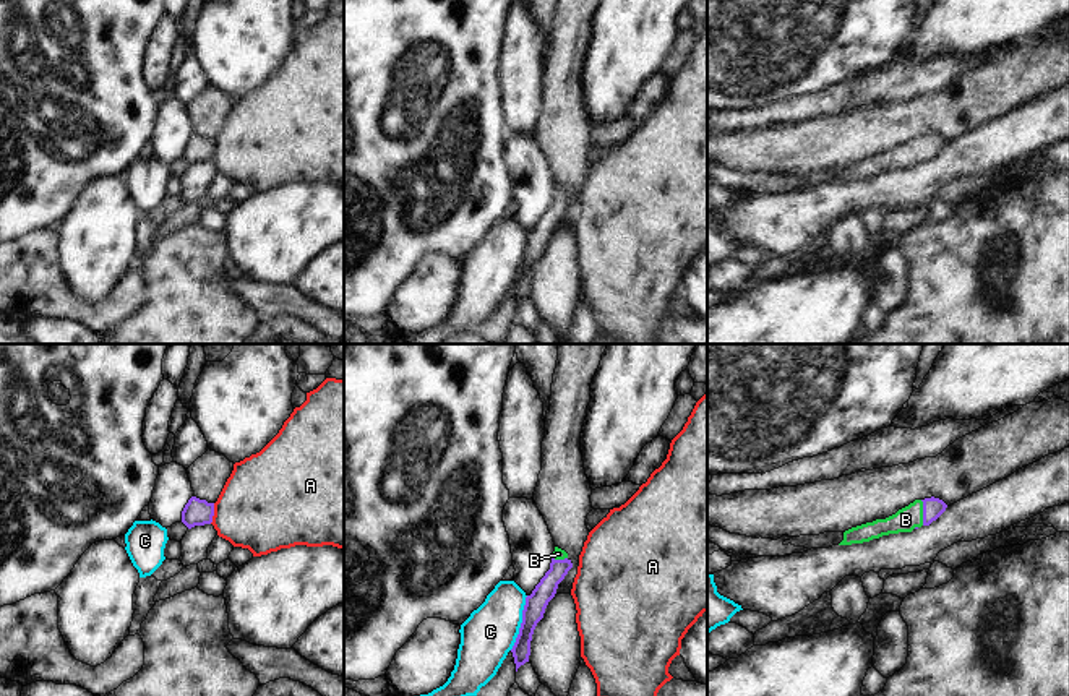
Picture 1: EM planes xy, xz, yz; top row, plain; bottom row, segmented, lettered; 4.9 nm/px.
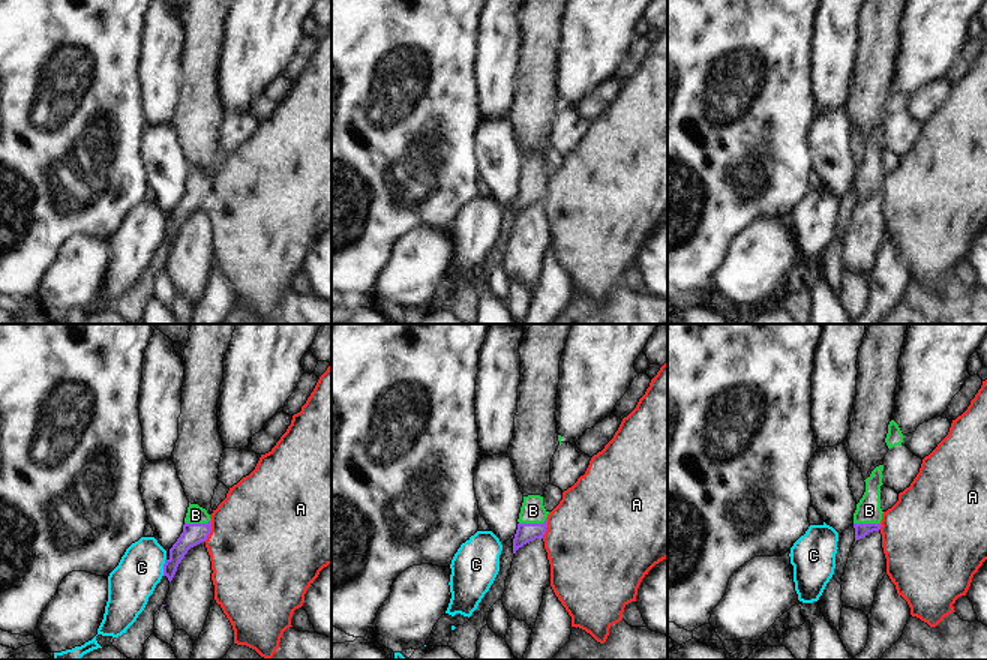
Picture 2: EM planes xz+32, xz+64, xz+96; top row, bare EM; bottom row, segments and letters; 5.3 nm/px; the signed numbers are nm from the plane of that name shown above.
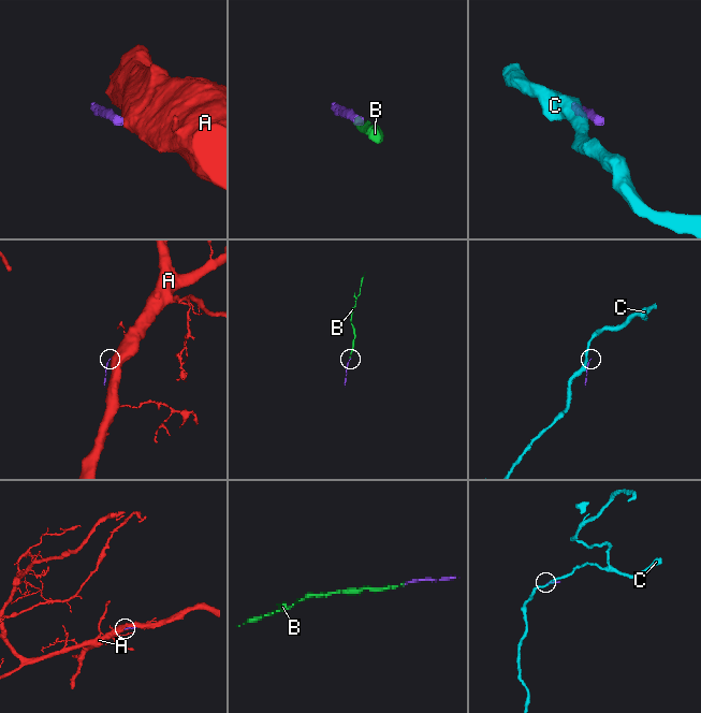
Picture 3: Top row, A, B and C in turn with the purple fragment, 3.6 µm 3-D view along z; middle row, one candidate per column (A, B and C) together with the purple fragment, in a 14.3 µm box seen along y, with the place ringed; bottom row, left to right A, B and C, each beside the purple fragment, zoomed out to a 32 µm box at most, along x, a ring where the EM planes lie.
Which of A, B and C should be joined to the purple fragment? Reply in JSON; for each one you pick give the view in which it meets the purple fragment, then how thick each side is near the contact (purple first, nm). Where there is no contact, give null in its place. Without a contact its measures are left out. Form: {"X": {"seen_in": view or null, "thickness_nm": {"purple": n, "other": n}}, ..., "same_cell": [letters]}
{"B": {"seen_in": "yz", "thickness_nm": {"purple": 100, "other": 120}}, "same_cell": ["B"]}

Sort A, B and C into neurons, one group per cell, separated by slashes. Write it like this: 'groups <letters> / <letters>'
groups A / B / C

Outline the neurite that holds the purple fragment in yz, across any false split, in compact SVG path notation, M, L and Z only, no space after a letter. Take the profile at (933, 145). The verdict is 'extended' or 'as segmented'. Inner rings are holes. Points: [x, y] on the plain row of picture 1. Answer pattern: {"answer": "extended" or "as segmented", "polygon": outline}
{"answer": "extended", "polygon": "M934 133L915 136L886 156L876 156L845 167L839 182L863 180L889 170L912 169L915 164L929 162L946 144L947 141Z"}

